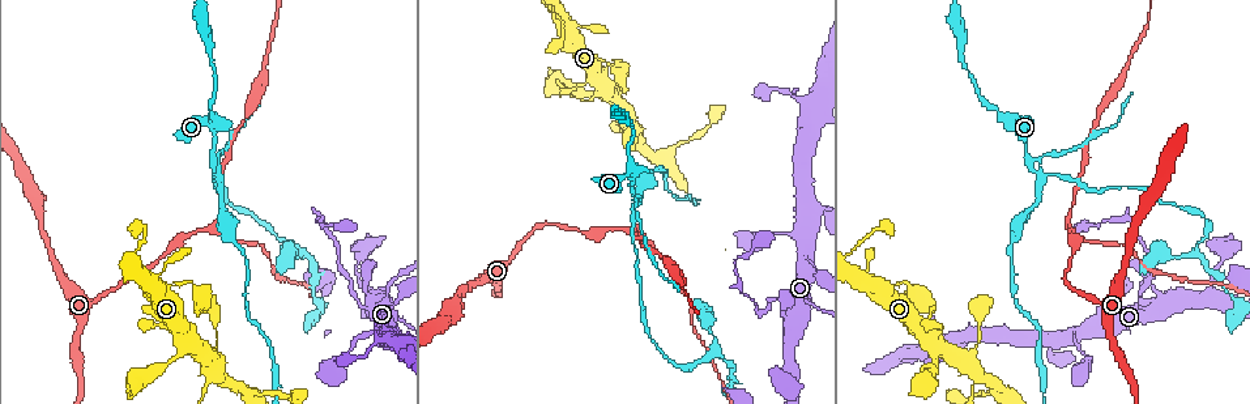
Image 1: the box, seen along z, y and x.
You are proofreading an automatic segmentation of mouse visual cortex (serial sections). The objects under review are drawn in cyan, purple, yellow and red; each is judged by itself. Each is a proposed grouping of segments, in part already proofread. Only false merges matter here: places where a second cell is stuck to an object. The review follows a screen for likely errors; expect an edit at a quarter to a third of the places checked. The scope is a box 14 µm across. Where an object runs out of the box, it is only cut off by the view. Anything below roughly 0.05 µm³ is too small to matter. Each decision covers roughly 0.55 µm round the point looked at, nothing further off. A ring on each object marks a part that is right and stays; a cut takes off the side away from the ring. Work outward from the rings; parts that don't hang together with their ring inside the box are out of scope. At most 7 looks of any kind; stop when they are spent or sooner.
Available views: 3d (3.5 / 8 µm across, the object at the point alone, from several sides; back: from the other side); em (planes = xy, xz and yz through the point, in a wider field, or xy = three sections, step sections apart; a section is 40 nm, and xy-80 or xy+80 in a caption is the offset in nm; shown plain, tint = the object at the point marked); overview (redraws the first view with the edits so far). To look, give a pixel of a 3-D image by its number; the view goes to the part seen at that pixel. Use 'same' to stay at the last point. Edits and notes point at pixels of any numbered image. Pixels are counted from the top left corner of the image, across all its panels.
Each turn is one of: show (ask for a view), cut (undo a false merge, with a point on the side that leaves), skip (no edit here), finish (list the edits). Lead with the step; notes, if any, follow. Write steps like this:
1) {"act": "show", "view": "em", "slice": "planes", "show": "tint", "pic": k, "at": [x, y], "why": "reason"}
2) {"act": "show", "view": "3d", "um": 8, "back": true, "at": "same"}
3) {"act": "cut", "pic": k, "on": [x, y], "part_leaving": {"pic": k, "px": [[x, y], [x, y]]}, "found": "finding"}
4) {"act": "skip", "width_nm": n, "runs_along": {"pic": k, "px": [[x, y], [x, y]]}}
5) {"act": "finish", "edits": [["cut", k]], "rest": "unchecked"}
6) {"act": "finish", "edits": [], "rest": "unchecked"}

{"act": "show", "view": "3d", "um": 8, "pic": 1, "at": [216, 232], "why": "arms part here"}

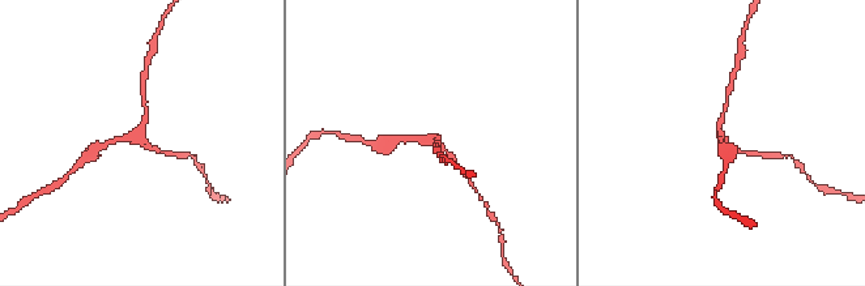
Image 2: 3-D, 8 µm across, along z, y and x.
{"act": "show", "view": "em", "slice": "xy", "step": 5, "show": "tint", "pic": 2, "at": [430, 139], "why": "now the EM"}

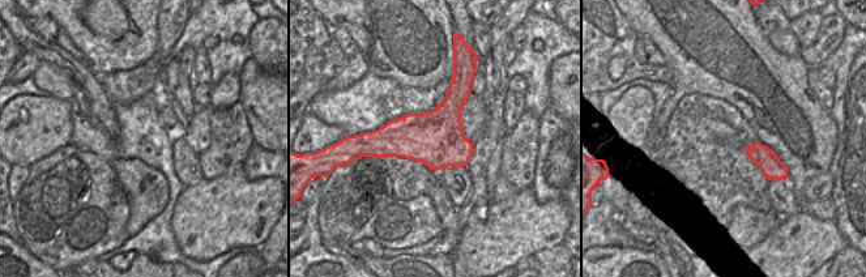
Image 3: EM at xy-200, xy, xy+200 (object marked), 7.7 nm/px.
{"act": "skip", "width_nm": 420, "runs_along": {"pic": 2, "px": [[101, 146], [136, 137], [144, 103]]}, "found": "all the same cell"}

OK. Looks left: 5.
{"act": "show", "view": "3d", "um": 3.5, "pic": 1, "at": [1042, 176], "why": "sharp bend"}

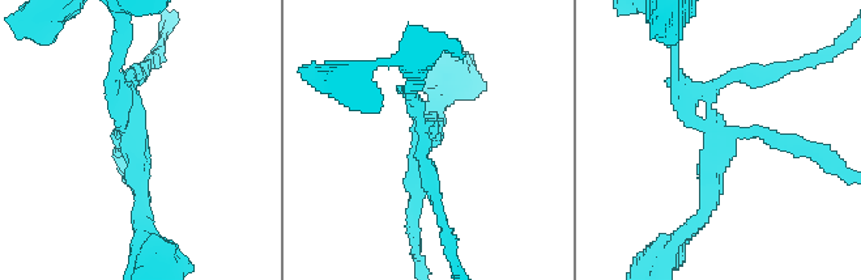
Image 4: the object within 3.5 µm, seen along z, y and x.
{"act": "cut", "pic": 4, "on": [431, 173], "arm_widths_nm": [150, 200, 200], "found": "a second cell is stuck on"}

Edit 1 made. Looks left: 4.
{"act": "show", "view": "em", "slice": "xy", "step": 1, "show": "tint", "pic": 1, "at": [636, 131], "why": "four arms meet"}

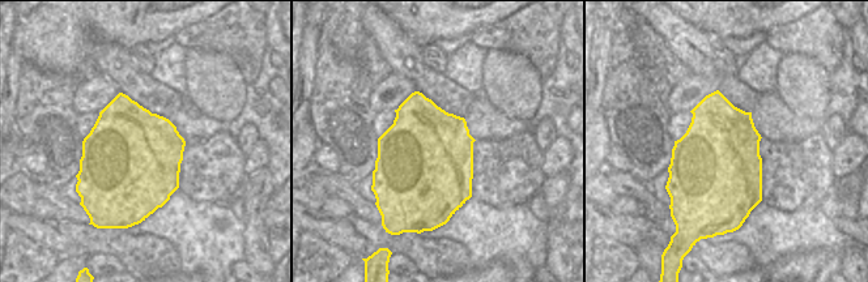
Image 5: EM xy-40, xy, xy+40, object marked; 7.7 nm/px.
{"act": "show", "view": "3d", "um": 3.5, "at": "same"}

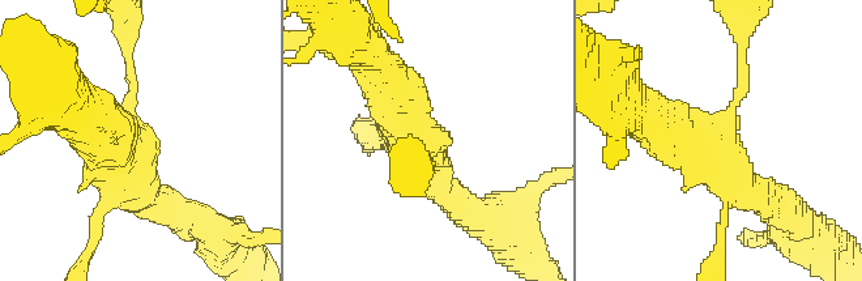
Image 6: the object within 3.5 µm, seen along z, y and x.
{"act": "skip", "width_nm": 750, "runs_along": {"pic": 6, "px": [[641, 114], [715, 153], [764, 201]]}, "found": "continuous, no second cell"}

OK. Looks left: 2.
{"act": "finish", "edits": [["cut", 4]], "rest": "unchecked"}

